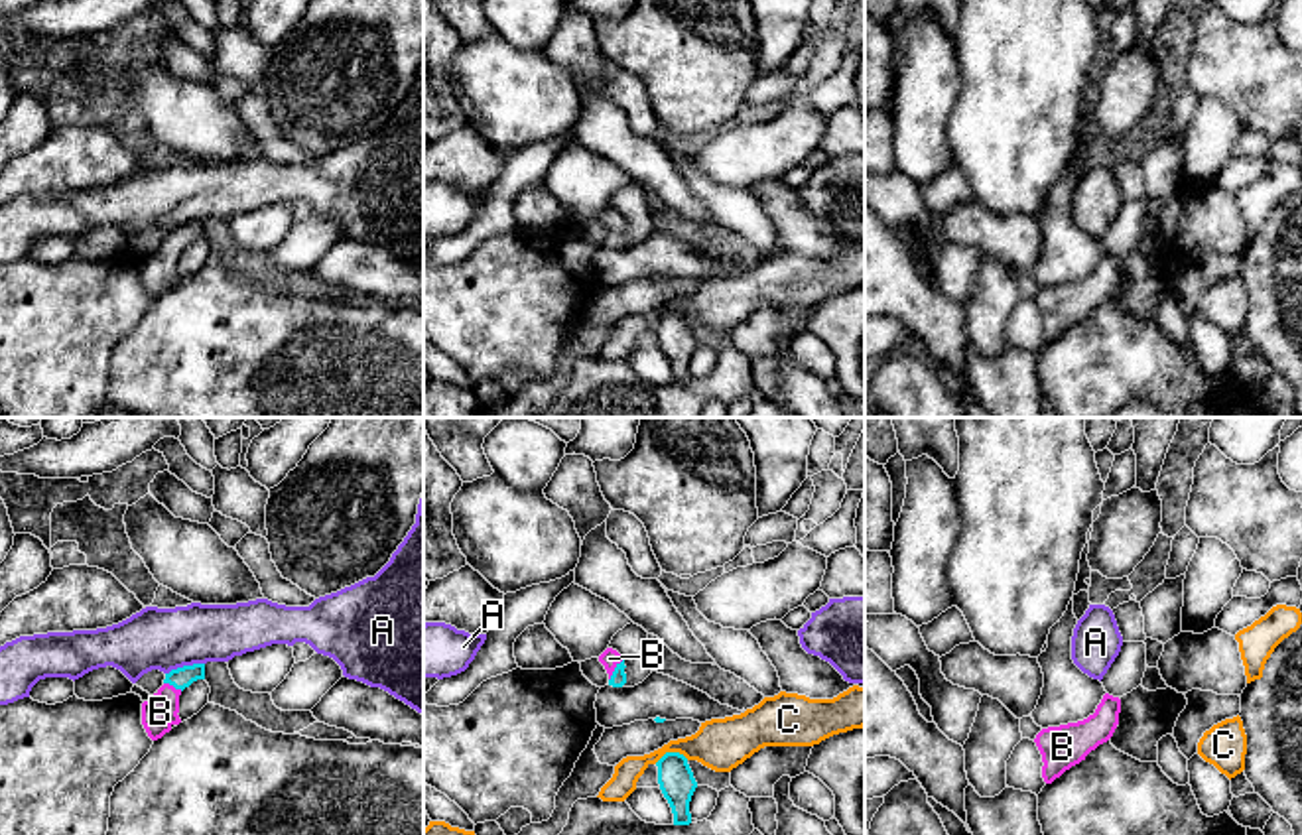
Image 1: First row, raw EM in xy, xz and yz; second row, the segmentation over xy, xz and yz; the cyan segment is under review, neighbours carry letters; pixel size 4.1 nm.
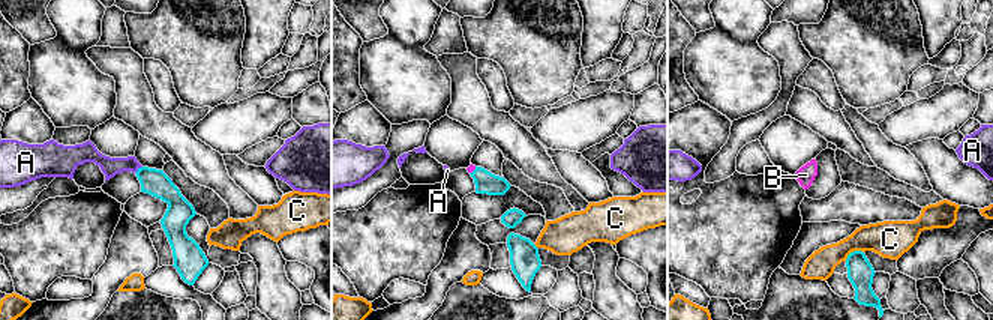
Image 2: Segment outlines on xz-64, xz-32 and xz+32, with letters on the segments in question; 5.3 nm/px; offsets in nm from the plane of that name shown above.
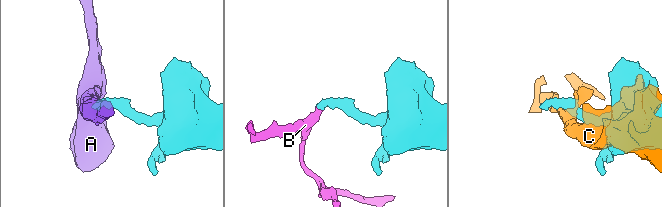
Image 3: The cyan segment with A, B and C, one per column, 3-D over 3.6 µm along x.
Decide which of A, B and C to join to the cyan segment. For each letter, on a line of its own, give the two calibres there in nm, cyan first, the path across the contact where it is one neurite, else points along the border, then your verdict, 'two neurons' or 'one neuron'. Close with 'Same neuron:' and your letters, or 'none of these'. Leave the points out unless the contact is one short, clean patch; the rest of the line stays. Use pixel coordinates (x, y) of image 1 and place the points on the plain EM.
A: calibres 90 and 260 nm; border xy (203, 221), (178, 225), (166, 233); two neurons
B: calibres 60 and 80 nm; way xz (619, 237), (615, 229), (609, 217); one neuron
C: calibres 150 and 220 nm; two neurons
Same neuron: B

